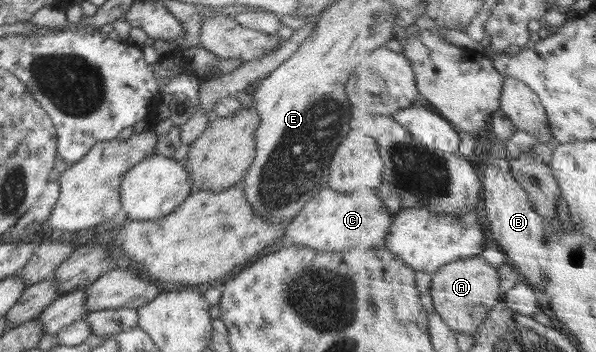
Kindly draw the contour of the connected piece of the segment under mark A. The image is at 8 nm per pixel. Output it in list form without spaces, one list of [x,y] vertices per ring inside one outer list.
[[[482,256],[469,257],[445,265],[435,273],[431,293],[437,312],[457,334],[475,336],[490,317],[491,310],[503,299],[502,275]]]

